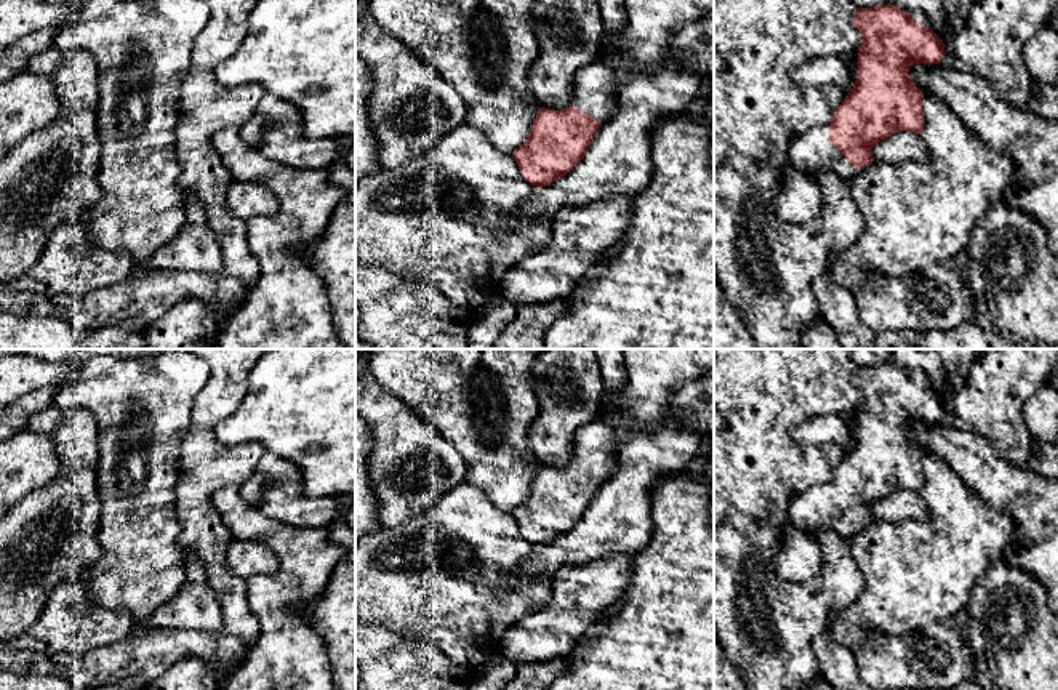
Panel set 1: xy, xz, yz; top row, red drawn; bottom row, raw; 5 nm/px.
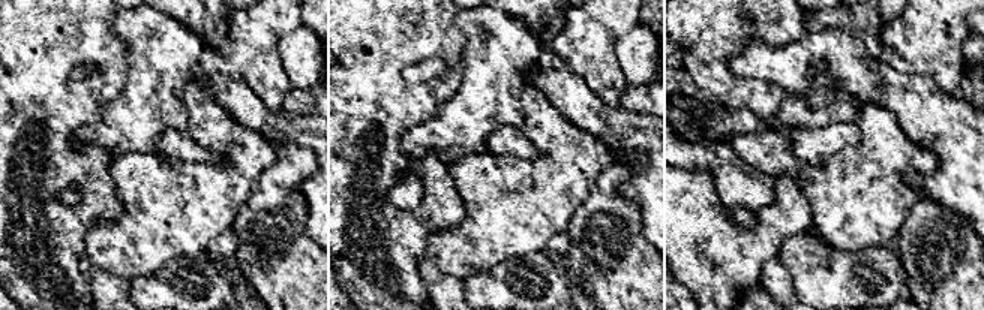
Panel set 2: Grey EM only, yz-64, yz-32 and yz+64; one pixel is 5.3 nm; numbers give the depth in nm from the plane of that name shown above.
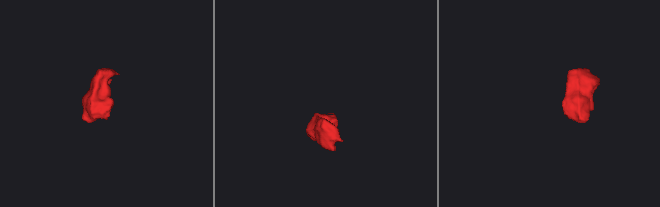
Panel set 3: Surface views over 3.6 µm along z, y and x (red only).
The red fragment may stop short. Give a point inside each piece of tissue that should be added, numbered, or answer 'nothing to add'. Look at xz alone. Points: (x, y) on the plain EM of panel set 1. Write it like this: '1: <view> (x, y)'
1: xz (594, 444)

